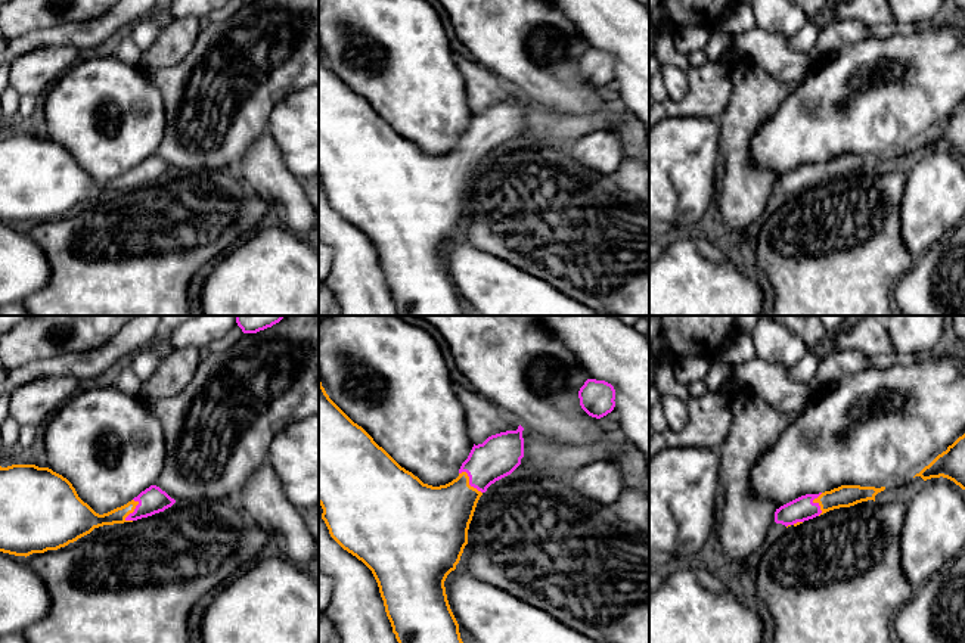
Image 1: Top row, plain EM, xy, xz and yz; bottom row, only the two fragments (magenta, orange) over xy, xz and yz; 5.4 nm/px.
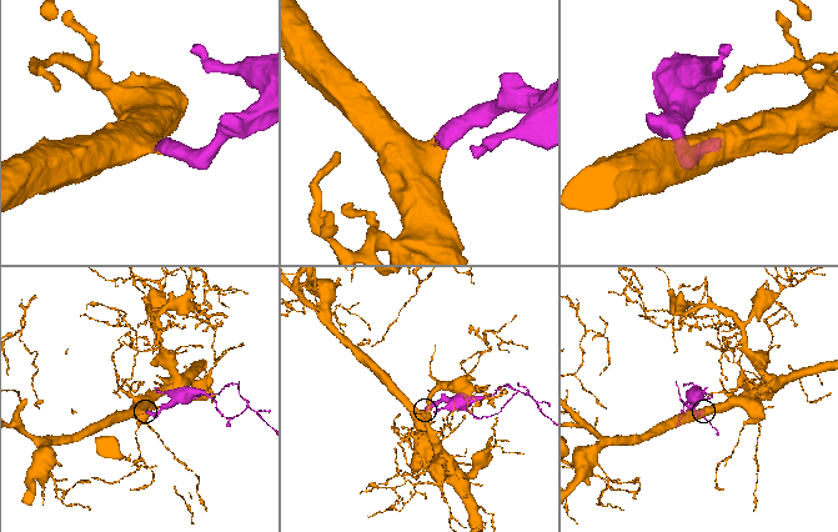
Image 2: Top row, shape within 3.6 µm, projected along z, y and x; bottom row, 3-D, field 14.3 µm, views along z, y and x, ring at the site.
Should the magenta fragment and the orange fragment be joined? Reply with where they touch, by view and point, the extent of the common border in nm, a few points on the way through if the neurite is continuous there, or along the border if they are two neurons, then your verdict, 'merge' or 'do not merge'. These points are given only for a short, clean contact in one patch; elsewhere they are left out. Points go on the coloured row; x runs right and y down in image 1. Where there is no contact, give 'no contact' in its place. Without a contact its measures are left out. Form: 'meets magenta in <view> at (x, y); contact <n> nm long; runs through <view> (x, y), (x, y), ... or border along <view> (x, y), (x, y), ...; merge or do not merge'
meets magenta in xy at (135, 511); contact 140 nm long; runs through xy (152, 500), (135, 511), (105, 519), (90, 519); merge

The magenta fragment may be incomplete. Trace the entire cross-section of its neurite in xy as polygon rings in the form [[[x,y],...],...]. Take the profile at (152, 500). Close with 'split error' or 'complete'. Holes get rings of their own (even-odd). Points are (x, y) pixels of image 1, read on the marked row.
[[[35,465],[0,466],[0,552],[30,556],[58,550],[103,525],[133,522],[164,512],[176,503],[165,491],[151,485],[127,504],[108,513],[96,513],[84,503],[72,484],[49,468]]] | split error

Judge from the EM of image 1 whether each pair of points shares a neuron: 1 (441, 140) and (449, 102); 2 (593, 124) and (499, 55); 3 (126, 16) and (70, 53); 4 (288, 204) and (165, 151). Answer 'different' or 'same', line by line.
1: same
2: different
3: different
4: different

